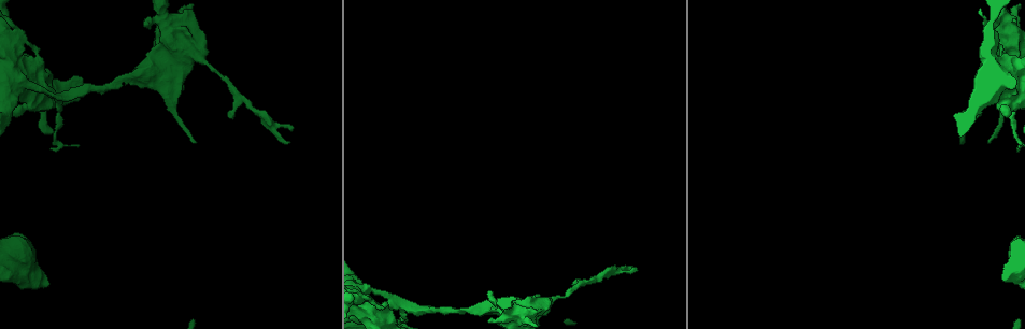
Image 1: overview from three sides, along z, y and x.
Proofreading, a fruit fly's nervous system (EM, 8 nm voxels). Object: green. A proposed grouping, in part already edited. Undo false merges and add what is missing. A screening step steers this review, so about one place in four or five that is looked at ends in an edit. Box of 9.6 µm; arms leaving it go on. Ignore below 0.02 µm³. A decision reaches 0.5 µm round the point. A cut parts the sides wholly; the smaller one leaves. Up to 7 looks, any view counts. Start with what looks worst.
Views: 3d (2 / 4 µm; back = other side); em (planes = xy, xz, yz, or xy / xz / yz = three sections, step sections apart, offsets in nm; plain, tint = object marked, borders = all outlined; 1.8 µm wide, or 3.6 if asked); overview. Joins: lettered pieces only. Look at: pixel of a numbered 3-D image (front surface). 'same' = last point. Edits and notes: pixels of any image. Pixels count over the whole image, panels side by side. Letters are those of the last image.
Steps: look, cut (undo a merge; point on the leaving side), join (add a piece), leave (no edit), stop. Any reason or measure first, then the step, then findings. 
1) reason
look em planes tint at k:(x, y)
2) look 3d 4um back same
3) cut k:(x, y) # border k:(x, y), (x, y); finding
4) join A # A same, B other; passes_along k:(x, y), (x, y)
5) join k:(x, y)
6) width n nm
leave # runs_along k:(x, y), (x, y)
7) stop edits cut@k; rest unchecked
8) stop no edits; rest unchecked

thick turns thin
look 3d 2um at 1:(167, 96)

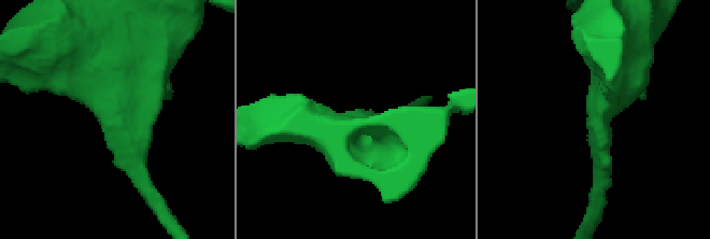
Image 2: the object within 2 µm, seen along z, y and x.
look em planes borders at 2:(603, 119)

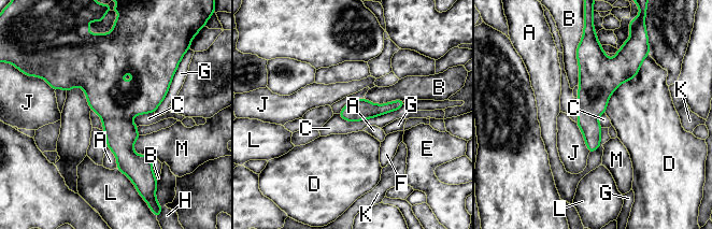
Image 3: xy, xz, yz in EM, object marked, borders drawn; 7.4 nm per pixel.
longest_contact C 500 nm
leave # A other, B other, C other, D other, E other, F other, G other, H other, J other, K other, L other, M other; runs_along 3:(400, 102), (343, 115); one neuron here

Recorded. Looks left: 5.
sudden change in width
look em planes tint at 1:(403, 309)

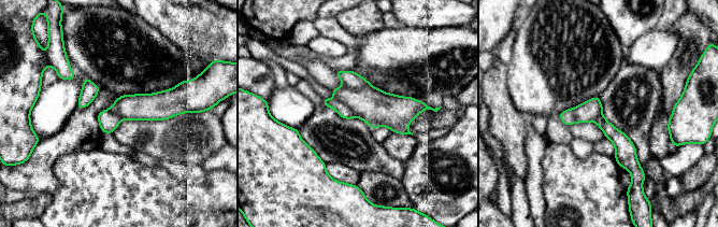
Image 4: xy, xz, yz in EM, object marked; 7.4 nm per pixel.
see the neighbours
look em planes borders same

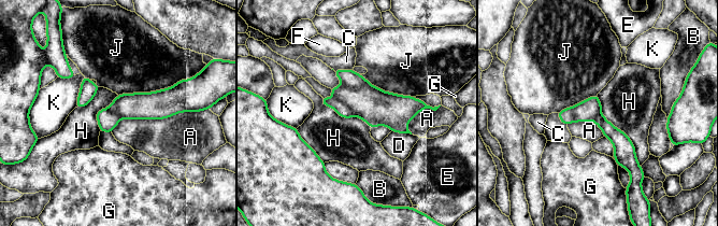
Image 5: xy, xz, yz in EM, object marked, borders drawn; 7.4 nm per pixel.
cut 5:(343, 110) # A other, B other, C other, D other, E other, F other, G other, H other, J other, K other; part_leaving 5:(600, 117), (634, 166); a second neuron is stuck on

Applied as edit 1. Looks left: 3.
stop edits cut@5; rest unchecked

